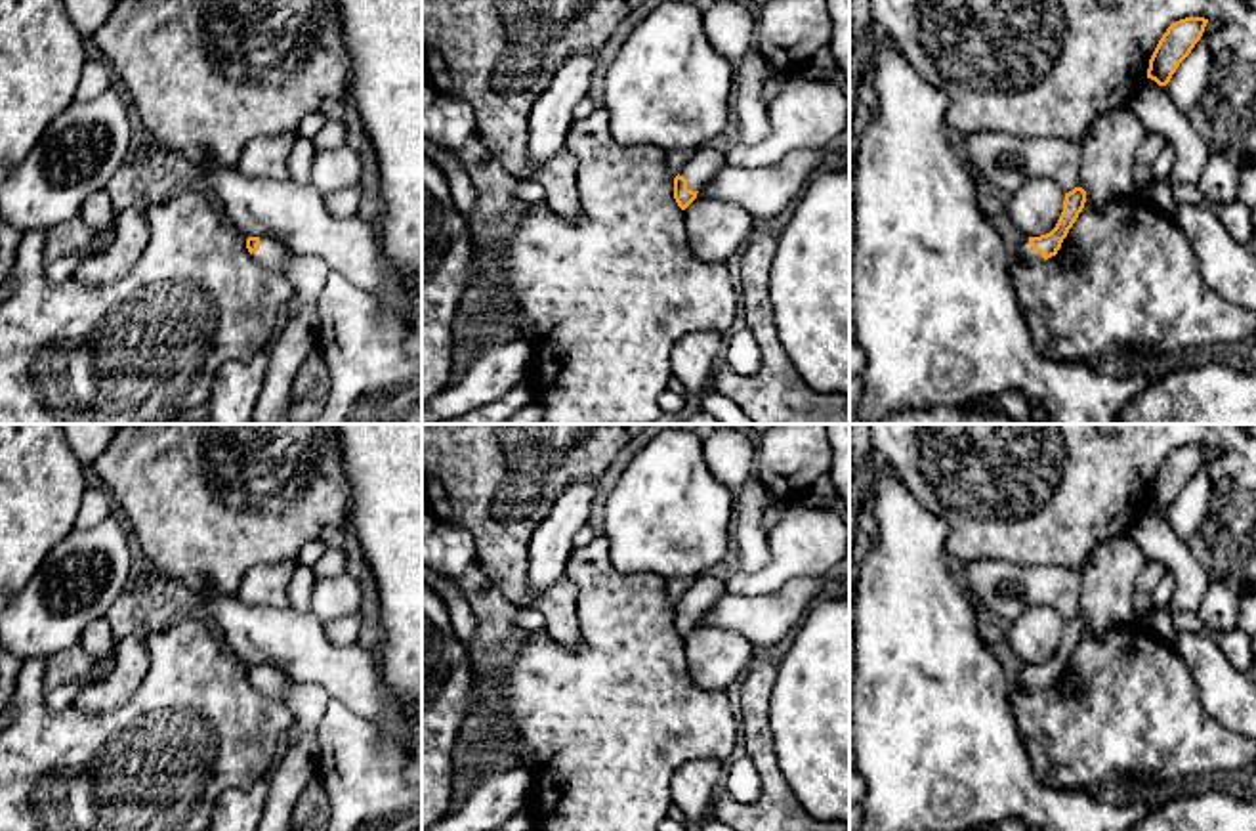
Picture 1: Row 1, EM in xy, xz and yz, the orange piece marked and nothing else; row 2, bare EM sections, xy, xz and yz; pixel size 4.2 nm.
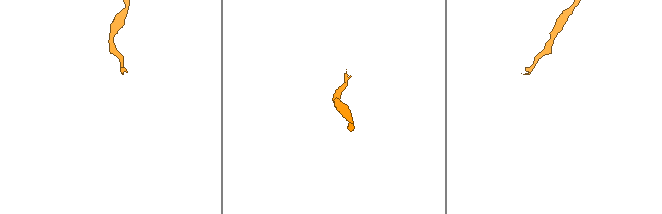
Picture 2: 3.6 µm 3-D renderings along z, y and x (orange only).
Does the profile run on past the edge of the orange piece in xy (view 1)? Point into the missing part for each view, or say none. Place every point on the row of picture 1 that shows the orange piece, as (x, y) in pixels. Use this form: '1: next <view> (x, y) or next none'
1: next xy (273, 255)

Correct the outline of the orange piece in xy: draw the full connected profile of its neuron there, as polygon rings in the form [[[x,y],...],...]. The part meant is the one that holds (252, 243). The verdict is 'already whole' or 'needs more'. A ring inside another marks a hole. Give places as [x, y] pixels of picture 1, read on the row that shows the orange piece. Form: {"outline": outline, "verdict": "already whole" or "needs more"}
{"outline": [[[248,237],[250,256],[263,267],[283,273],[292,256],[292,248],[273,237]]], "verdict": "needs more"}

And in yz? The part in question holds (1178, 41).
{"outline": [[[1185,17],[1172,23],[1159,40],[1147,69],[1147,78],[1159,86],[1166,86],[1180,67],[1180,63],[1191,53],[1201,40],[1208,19]]], "verdict": "already whole"}

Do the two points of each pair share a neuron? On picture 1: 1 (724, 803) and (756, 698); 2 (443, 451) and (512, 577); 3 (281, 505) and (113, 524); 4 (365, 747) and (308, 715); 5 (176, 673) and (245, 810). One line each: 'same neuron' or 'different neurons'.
1: same neuron
2: same neuron
3: different neurons
4: different neurons
5: different neurons

